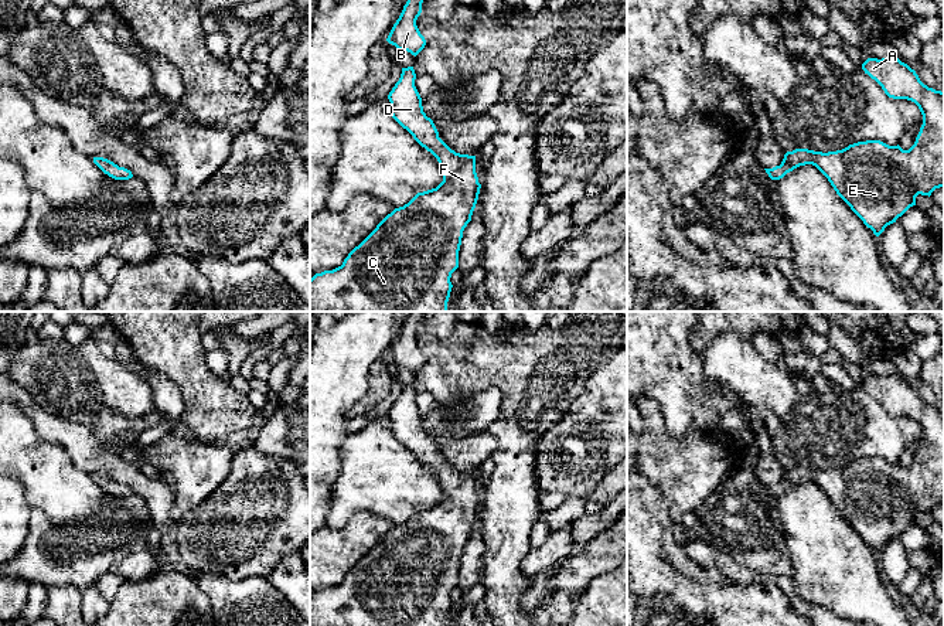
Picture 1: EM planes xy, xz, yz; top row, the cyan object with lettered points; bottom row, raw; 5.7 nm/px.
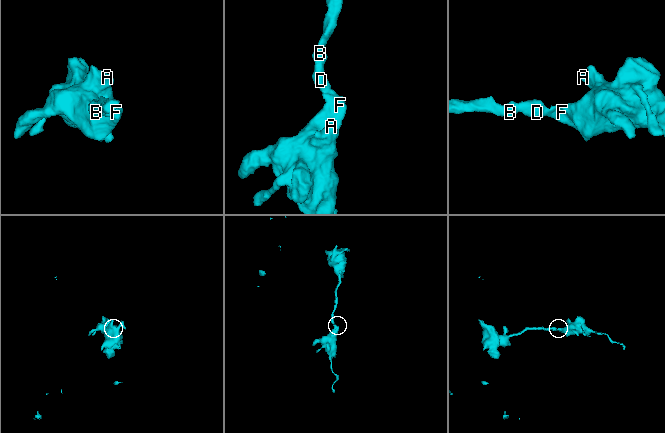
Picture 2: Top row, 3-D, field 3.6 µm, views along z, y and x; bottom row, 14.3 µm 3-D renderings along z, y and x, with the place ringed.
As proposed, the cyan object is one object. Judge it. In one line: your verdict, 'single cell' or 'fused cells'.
single cell

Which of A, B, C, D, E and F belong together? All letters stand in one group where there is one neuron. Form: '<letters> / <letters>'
A B C D E F

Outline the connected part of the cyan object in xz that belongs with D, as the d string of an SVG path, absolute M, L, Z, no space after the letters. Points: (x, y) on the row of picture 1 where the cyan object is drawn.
M413 67L402 68L399 81L388 95L391 115L422 147L437 159L443 170L443 181L436 188L418 193L408 204L388 214L348 254L341 266L316 273L310 279L310 312L447 312L447 302L453 288L450 278L459 268L463 231L471 221L481 184L476 173L476 156L456 153L439 137L433 120L423 112L415 79Z

